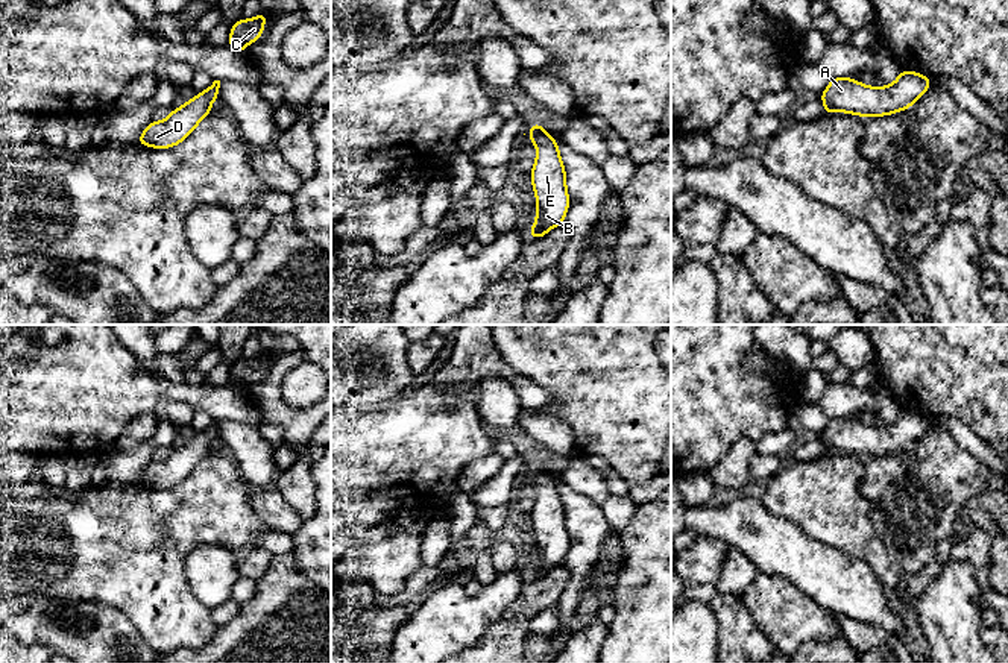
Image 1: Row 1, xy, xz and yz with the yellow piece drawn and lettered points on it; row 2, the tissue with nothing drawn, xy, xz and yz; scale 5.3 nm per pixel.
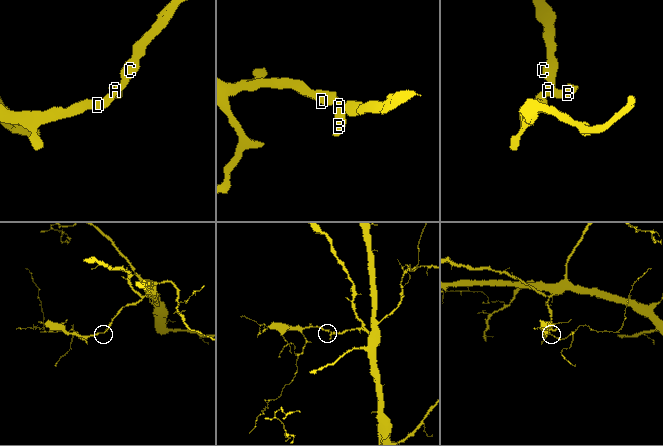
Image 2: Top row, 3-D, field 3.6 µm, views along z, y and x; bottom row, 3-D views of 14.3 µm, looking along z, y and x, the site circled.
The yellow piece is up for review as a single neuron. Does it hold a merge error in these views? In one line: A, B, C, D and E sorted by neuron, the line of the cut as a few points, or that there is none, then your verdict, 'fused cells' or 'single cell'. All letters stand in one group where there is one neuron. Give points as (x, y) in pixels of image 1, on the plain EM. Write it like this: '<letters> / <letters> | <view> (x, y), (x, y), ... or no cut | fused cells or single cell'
A B C D E | no cut | single cell

